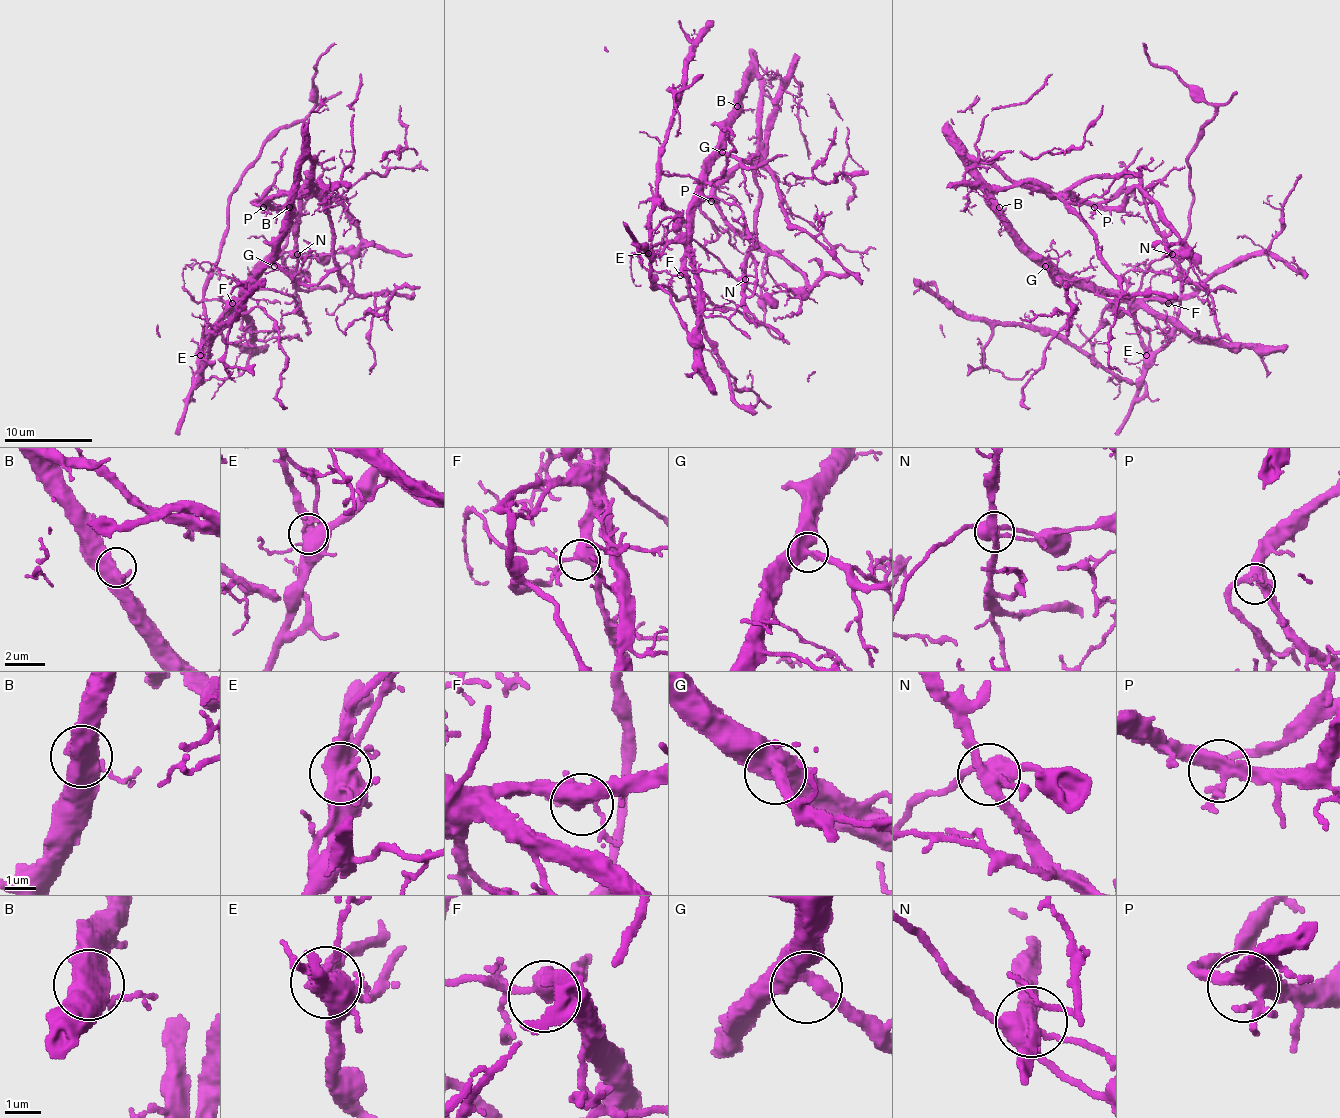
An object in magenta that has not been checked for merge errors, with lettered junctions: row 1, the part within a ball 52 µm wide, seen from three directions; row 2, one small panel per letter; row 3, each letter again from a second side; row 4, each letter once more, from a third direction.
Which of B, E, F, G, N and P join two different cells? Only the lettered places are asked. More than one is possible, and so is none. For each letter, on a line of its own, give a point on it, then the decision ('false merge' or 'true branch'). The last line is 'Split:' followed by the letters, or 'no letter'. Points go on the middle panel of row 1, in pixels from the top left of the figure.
B: at (737, 106); true branch
E: at (648, 253); false merge
F: at (680, 275); true branch
G: at (722, 152); true branch
N: at (745, 279); false merge
P: at (711, 201); true branch
Split: E, N

